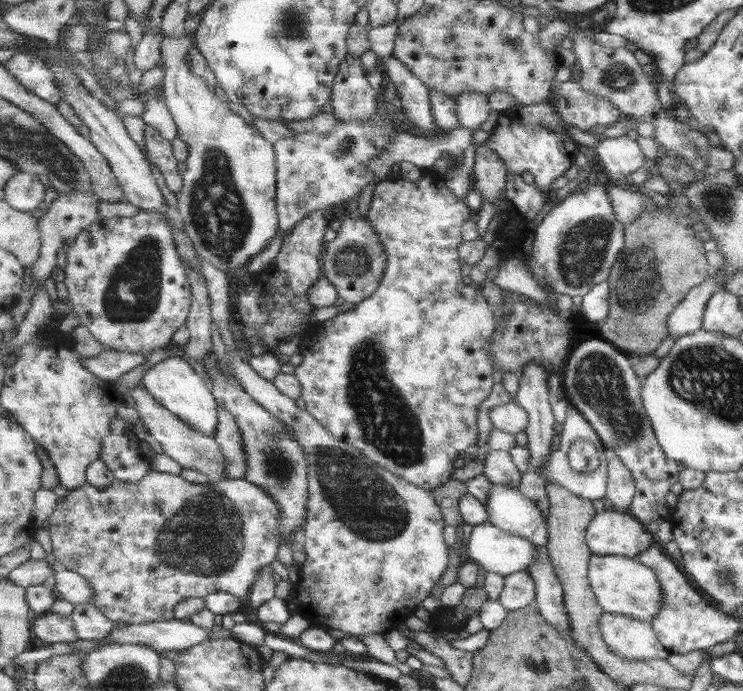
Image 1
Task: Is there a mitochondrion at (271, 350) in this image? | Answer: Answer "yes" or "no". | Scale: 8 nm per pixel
no

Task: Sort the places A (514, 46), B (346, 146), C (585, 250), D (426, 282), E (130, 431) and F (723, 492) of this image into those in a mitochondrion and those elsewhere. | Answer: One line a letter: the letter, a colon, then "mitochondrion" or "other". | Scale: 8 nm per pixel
A: mitochondrion
B: mitochondrion
C: mitochondrion
D: other
E: other
F: other

